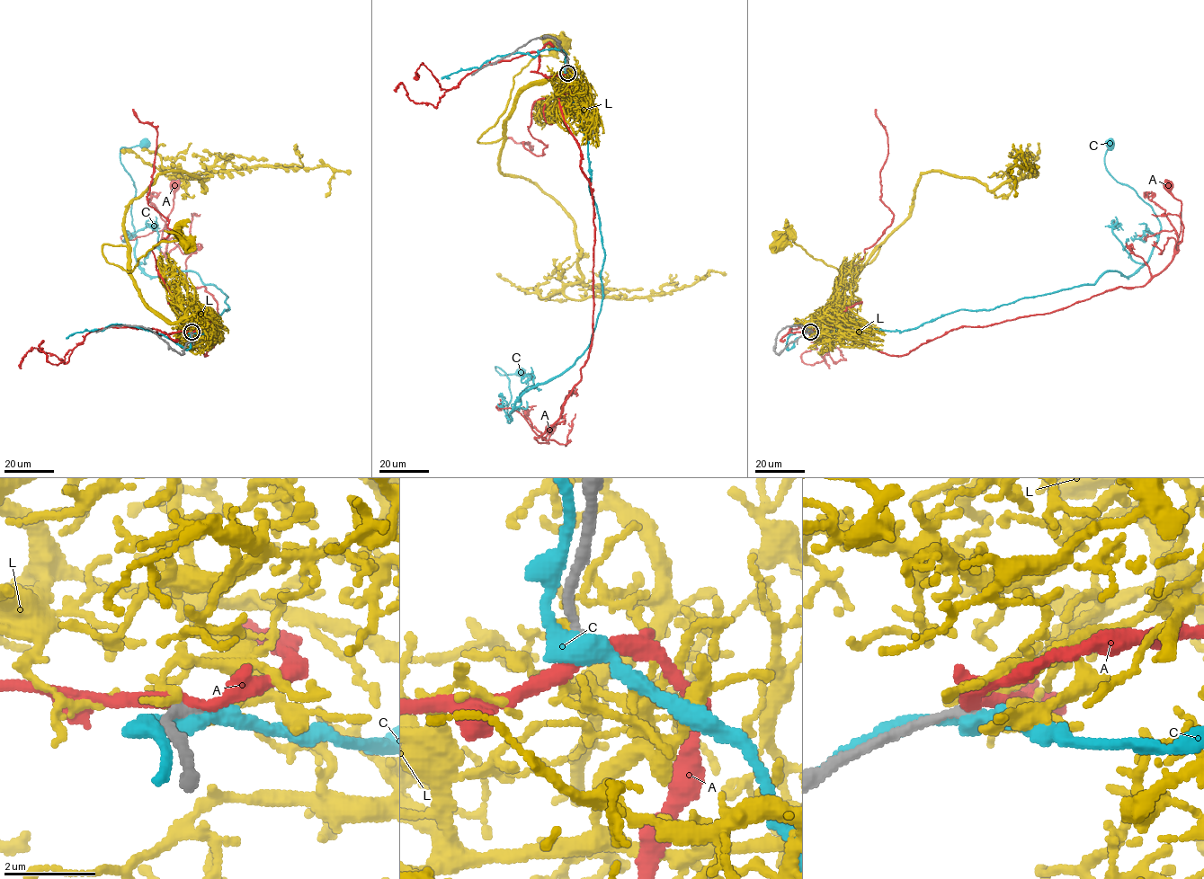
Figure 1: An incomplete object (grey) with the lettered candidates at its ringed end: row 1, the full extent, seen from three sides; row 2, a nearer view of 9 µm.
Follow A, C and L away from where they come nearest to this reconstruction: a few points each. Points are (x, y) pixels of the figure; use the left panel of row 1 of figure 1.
A: (191, 332), (185, 325), (205, 356), (217, 303), (159, 249), (173, 185)
C: (191, 332), (203, 320), (213, 332), (227, 297), (195, 272), (139, 268), (120, 151), (144, 143)
L: (191, 332), (143, 300), (126, 246), (103, 245), (102, 254), (131, 270), (162, 241), (185, 242)

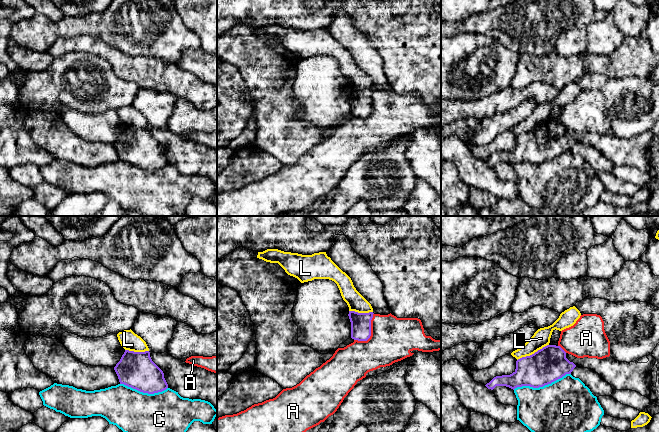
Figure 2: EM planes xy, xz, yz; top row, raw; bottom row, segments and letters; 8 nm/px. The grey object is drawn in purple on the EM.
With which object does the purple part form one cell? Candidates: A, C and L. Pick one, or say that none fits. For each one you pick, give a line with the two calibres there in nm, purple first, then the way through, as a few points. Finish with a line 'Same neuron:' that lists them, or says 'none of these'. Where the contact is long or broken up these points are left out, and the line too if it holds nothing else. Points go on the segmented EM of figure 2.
Same neuron: none of these

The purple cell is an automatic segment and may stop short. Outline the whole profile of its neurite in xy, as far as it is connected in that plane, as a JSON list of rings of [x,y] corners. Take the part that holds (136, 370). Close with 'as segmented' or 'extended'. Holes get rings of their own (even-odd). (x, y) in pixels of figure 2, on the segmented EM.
[[[125,350],[114,370],[120,384],[140,392],[154,394],[168,388],[163,371],[152,361],[149,351]]] | as segmented

